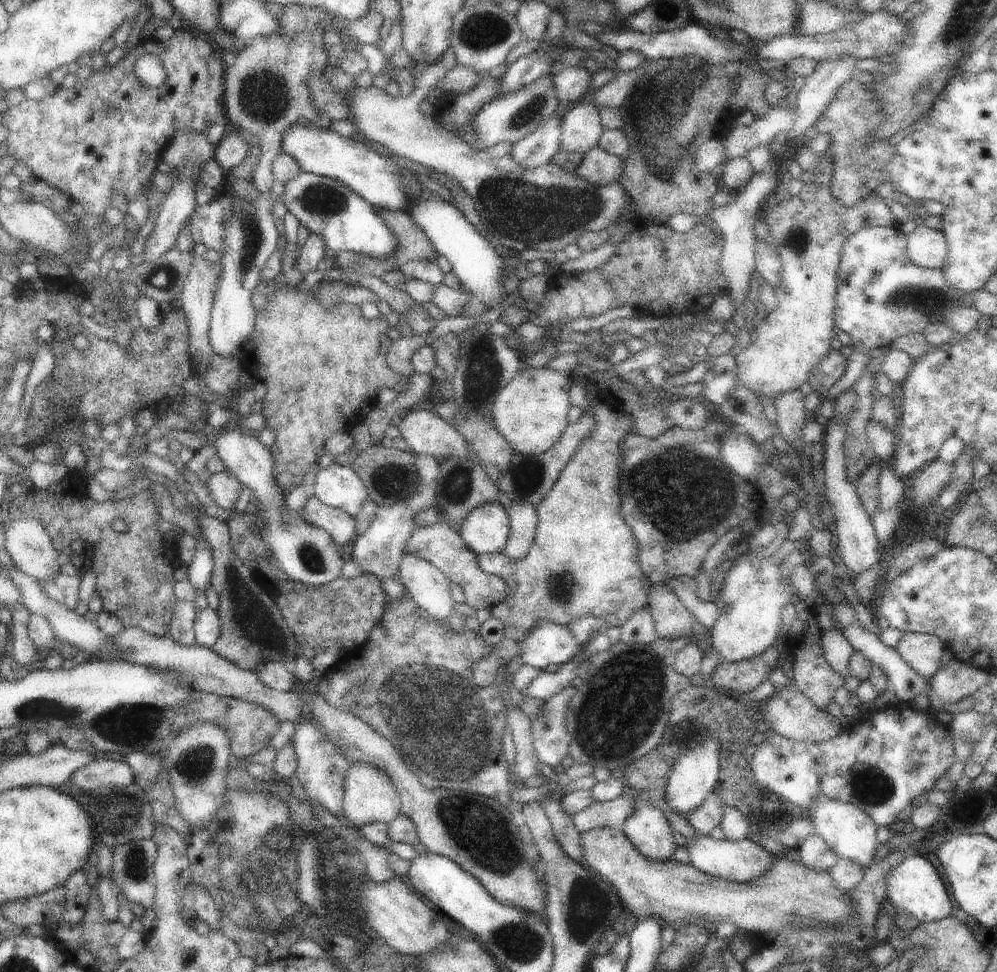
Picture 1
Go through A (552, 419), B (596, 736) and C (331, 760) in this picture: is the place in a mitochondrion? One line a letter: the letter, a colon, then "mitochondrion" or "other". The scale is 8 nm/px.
A: other
B: mitochondrion
C: mitochondrion

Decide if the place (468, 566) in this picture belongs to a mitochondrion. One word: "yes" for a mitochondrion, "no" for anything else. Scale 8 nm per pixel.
no

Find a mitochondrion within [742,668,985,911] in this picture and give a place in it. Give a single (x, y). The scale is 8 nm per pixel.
(869, 785)

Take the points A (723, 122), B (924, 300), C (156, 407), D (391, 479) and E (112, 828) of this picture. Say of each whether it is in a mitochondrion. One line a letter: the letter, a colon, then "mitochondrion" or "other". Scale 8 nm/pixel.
A: other
B: mitochondrion
C: other
D: mitochondrion
E: mitochondrion

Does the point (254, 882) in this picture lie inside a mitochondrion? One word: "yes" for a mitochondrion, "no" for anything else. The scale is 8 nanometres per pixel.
yes

